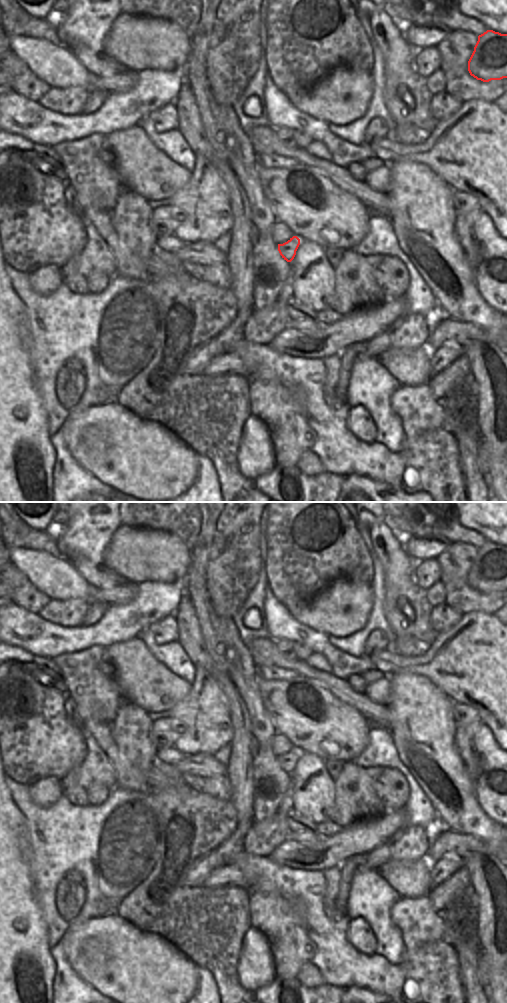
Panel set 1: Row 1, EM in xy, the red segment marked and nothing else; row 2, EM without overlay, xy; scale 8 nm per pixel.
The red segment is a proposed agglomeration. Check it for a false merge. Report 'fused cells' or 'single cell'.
single cell

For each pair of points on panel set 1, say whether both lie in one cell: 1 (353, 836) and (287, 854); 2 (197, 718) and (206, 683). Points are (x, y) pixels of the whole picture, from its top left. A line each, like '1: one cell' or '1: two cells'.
1: one cell
2: one cell

